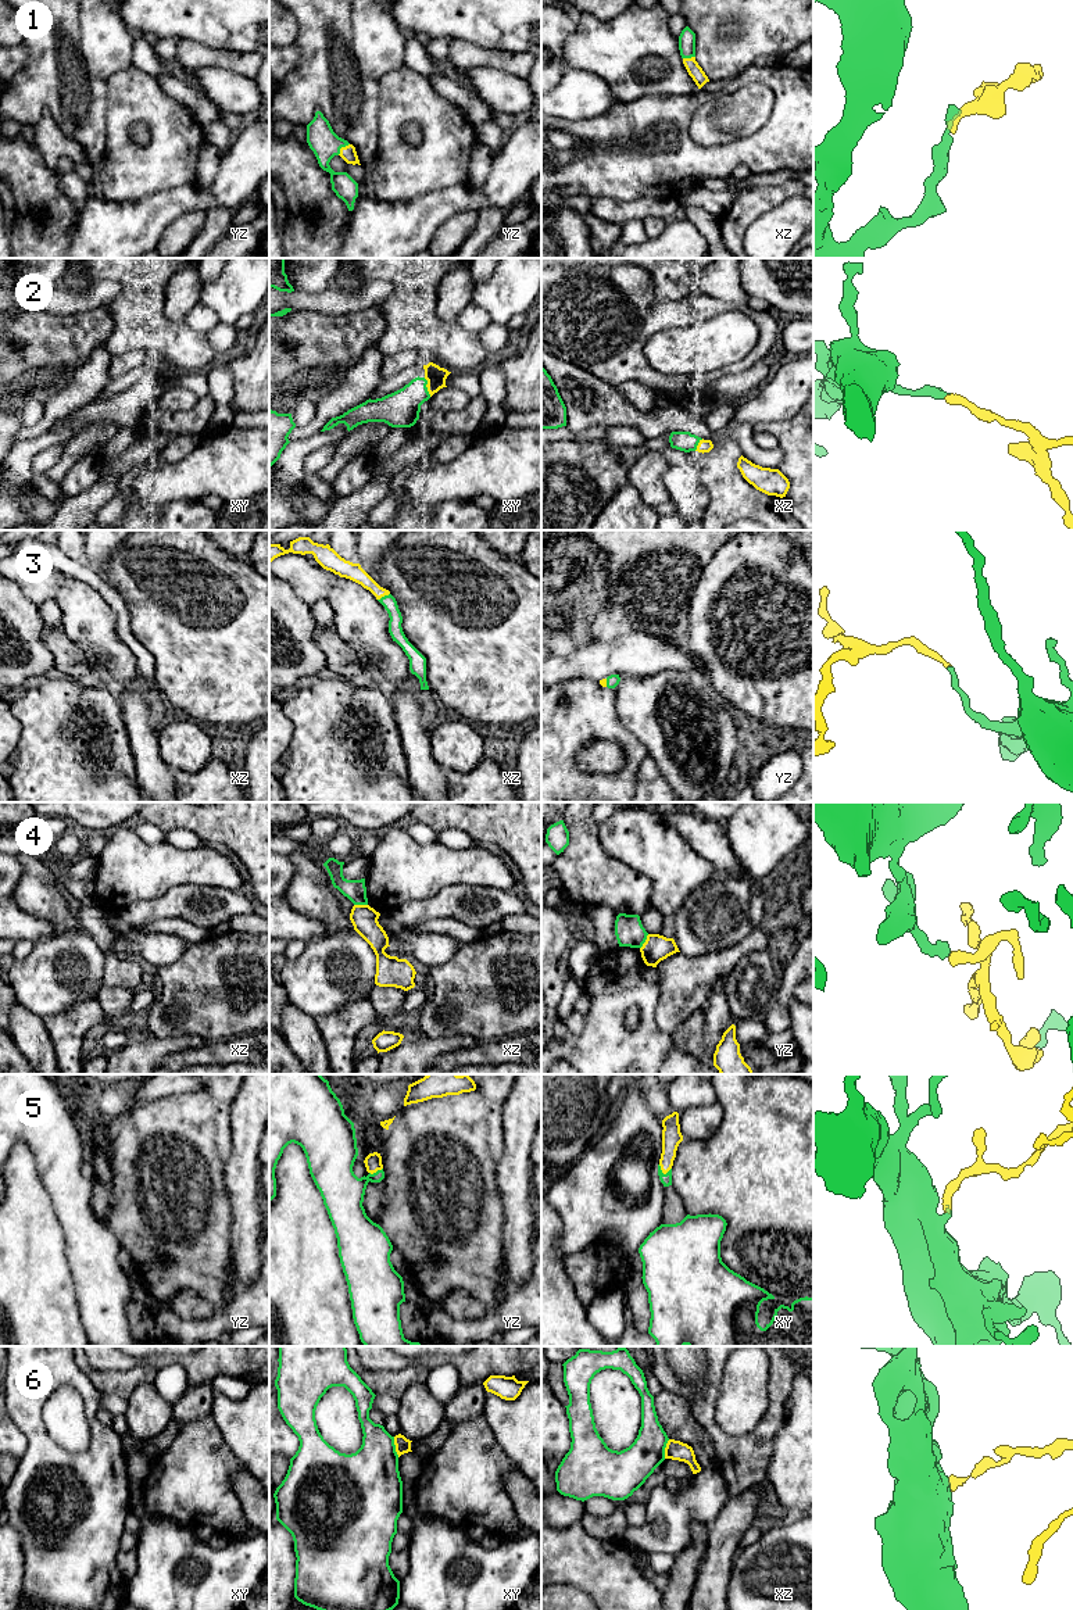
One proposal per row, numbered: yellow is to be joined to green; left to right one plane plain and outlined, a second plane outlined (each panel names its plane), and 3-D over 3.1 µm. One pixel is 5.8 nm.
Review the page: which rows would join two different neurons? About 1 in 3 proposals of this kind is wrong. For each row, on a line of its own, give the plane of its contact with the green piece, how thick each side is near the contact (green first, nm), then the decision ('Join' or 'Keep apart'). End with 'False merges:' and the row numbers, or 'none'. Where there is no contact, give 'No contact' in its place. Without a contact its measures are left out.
1: Touches green in yz. Thickness 170 nm (green) against 90 nm. Join
2: Touches green in xy. Thickness 220 nm (green) against 120 nm. Join
3: Touches green in xz. Thickness 80 nm (green) against 100 nm. Join
4: Touches green in yz. Thickness 170 nm (green) against 150 nm. Keep apart
5: Touches green in xy. Thickness 60 nm (green) against 110 nm. Join
6: Touches green in xy. Thickness 360 nm (green) against 90 nm. Keep apart
False merges: 4, 6

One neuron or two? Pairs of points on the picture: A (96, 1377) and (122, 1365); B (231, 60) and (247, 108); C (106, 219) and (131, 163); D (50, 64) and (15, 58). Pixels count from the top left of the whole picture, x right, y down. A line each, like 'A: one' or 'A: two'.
A: two
B: two
C: two
D: two

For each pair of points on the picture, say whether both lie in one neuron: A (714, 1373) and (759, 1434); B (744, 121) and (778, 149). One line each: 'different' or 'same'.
A: same
B: different

